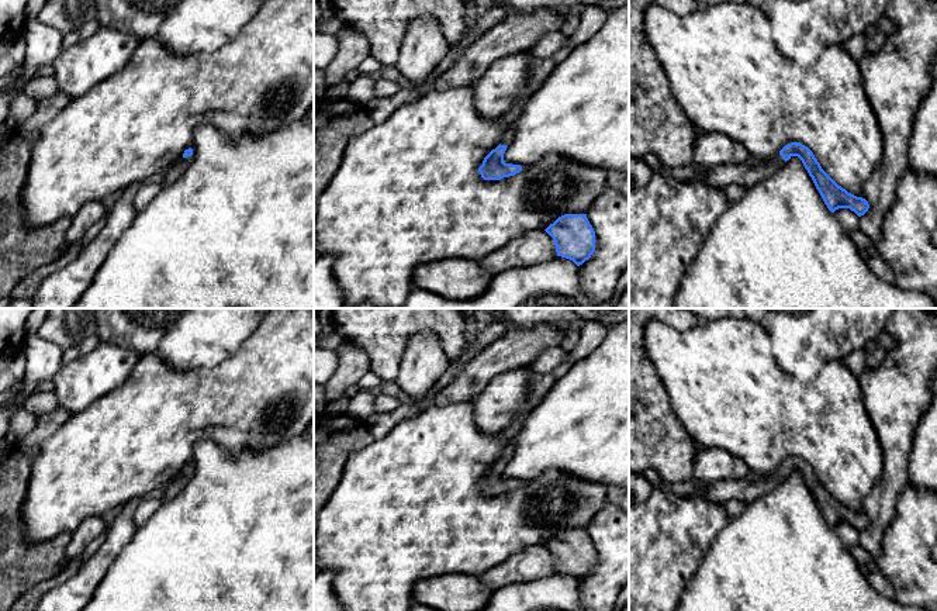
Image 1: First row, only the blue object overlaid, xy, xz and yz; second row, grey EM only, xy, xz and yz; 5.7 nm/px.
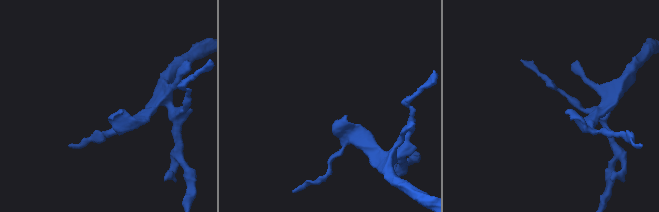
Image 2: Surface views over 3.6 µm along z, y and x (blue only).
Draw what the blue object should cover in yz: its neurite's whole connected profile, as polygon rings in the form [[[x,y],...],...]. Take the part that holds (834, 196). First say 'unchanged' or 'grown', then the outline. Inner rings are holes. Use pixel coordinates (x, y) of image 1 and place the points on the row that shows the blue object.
grown; [[[801,142],[785,145],[778,153],[770,158],[751,156],[748,162],[741,165],[716,165],[709,168],[702,177],[691,179],[699,179],[705,184],[719,190],[723,190],[729,184],[739,184],[746,189],[774,175],[792,156],[798,156],[802,160],[824,204],[831,213],[839,208],[850,208],[861,217],[868,211],[868,201],[839,186],[822,169],[813,152]]]

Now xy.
grown; [[[189,148],[184,151],[181,158],[179,158],[165,170],[166,172],[165,183],[166,184],[174,183],[190,166],[191,160],[193,160],[193,149]]]

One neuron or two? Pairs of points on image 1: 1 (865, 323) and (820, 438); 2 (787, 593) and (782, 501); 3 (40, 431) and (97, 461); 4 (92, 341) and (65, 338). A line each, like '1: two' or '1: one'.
1: two
2: one
3: two
4: two

